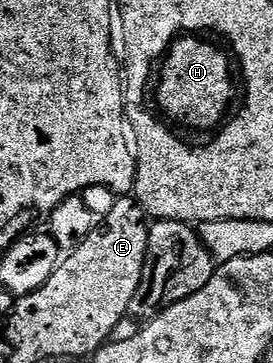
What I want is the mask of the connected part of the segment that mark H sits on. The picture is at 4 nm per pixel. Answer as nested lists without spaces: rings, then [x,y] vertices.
[[[180,35],[171,42],[161,61],[163,70],[160,73],[158,70],[157,73],[159,86],[155,89],[155,97],[159,100],[160,110],[158,109],[158,112],[168,122],[174,123],[176,126],[184,125],[187,129],[211,129],[210,131],[215,131],[224,124],[225,118],[232,112],[231,104],[234,101],[236,104],[235,85],[237,89],[237,73],[233,68],[232,54],[222,44],[219,44],[220,46],[214,45],[213,42],[206,41],[206,39],[211,40],[203,35]]]

